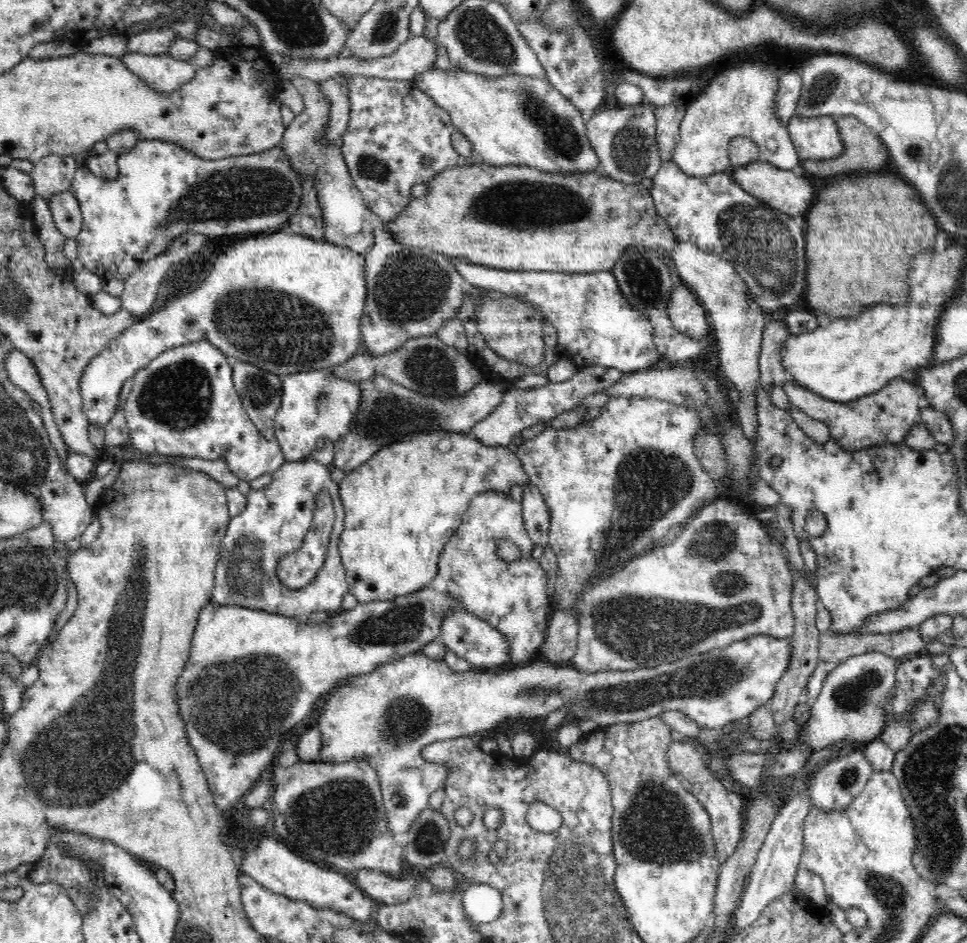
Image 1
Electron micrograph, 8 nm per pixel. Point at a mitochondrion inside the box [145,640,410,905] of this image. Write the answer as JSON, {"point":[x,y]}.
{"point":[239,708]}

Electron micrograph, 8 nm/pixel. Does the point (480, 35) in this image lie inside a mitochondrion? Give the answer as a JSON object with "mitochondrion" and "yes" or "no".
{"mitochondrion":"yes"}

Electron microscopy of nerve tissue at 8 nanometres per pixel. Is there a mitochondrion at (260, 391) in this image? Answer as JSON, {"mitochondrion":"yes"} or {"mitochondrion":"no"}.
{"mitochondrion":"yes"}

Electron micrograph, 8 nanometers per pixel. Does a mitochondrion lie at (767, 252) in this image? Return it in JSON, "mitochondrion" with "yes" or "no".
{"mitochondrion":"yes"}

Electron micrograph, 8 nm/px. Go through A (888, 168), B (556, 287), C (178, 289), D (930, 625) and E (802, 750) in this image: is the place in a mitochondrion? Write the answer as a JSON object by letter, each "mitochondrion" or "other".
{"A":"other","B":"other","C":"other","D":"other","E":"other"}

